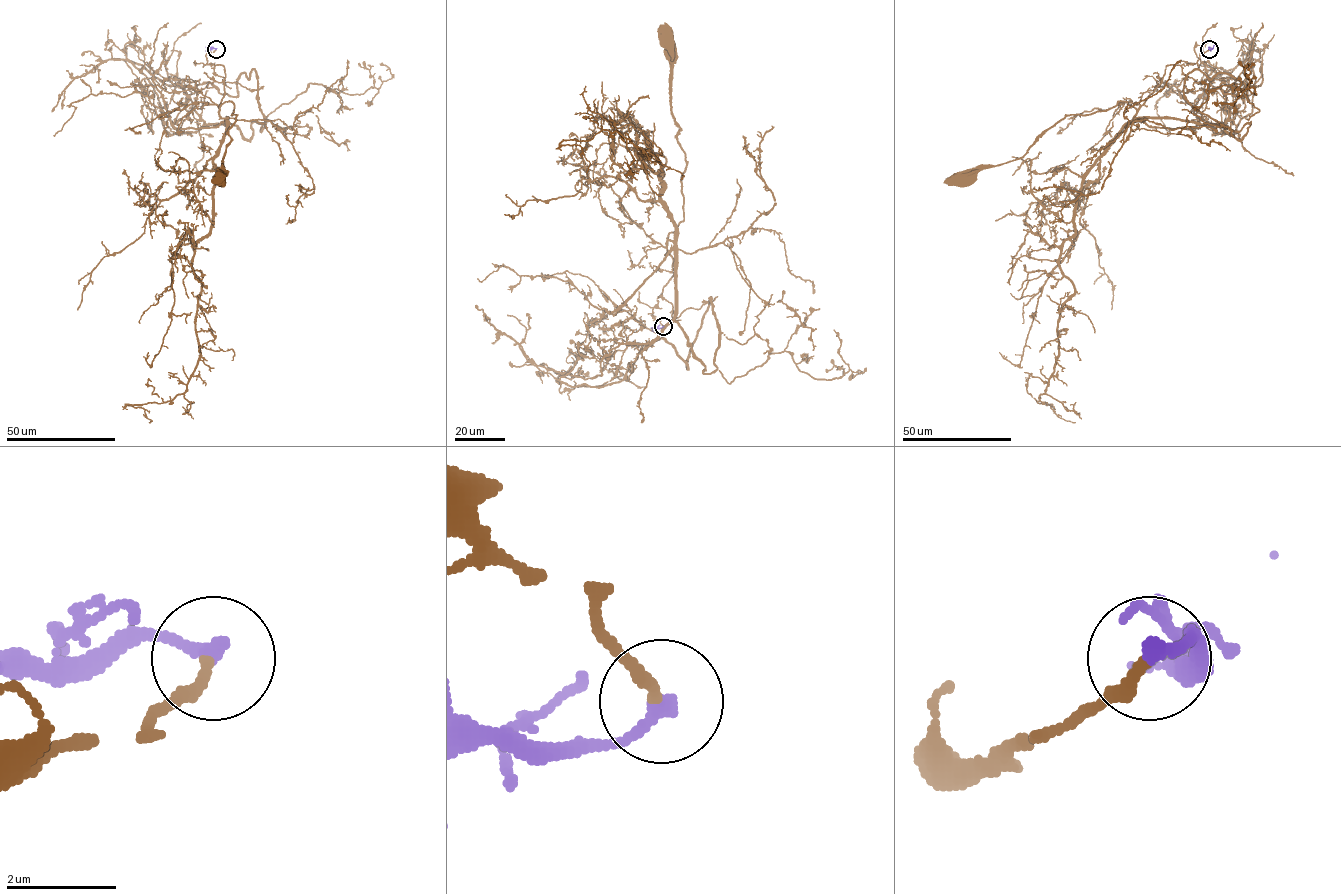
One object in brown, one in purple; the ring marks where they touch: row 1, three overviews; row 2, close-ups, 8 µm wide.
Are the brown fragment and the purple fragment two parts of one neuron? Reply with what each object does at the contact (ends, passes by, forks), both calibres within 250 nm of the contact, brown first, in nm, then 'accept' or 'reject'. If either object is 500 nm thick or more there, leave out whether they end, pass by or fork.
brown ends there; purple ends there; 200 nm thick on the brown side, 280 nm on the other; accept

